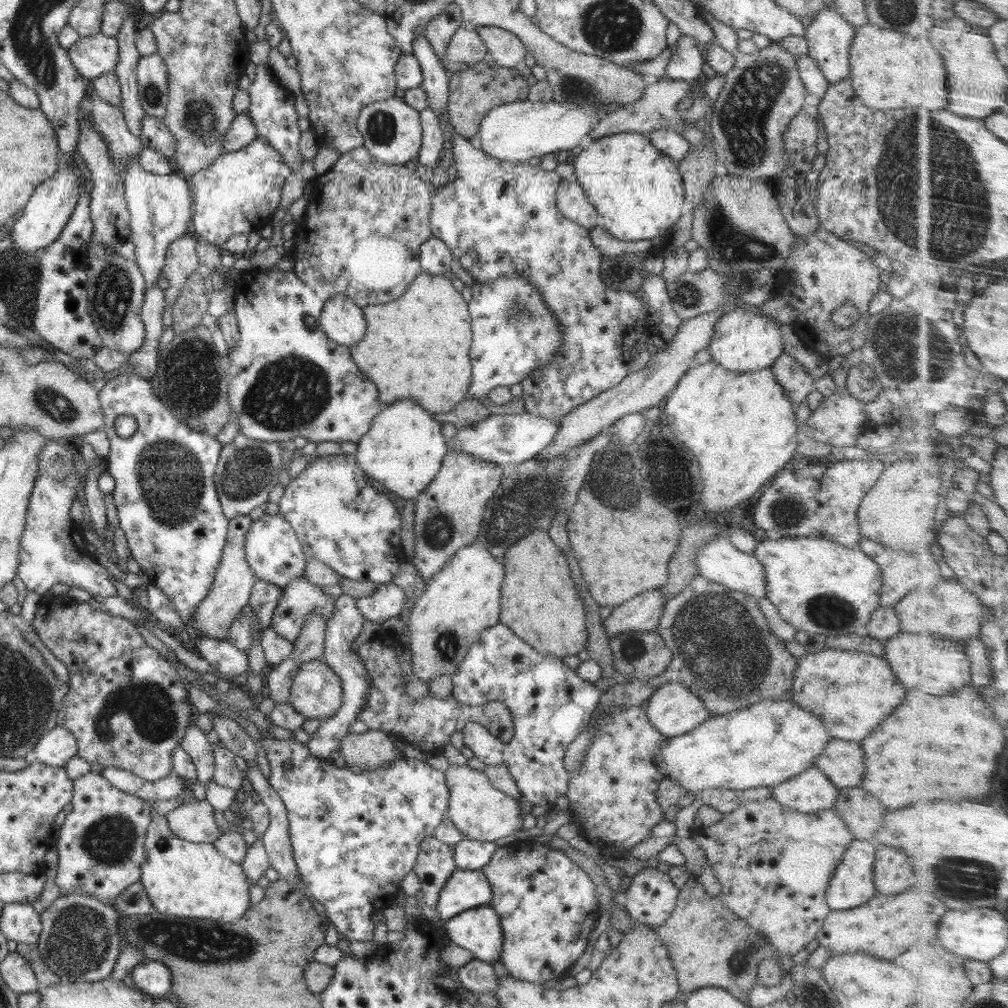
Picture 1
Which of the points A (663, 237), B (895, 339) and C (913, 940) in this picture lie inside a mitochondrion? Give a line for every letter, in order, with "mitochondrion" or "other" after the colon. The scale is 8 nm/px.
A: other
B: mitochondrion
C: other

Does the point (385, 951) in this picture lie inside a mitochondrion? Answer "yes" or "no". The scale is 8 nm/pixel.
no

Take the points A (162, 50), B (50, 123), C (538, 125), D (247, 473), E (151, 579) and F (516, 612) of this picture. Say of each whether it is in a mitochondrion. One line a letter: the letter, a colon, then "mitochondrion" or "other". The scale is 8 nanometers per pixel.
A: other
B: other
C: other
D: mitochondrion
E: other
F: other

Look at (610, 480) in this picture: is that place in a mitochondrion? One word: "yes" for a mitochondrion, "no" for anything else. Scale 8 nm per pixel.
yes

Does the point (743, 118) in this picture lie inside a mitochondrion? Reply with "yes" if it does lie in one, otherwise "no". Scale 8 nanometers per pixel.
yes

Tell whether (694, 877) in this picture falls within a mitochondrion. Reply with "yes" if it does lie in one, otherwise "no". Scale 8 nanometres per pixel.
no

